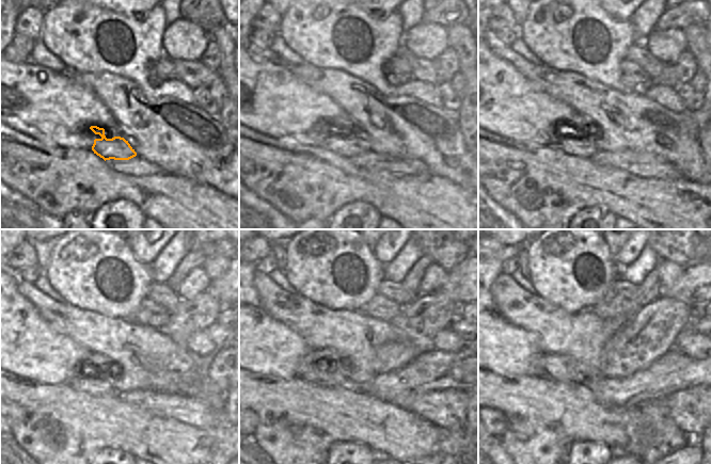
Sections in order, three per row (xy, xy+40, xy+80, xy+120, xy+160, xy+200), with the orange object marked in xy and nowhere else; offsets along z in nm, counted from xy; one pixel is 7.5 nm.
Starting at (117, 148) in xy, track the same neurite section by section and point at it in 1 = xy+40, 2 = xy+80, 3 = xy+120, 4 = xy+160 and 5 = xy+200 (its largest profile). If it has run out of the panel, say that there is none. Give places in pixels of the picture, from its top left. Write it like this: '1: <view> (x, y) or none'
1: xy+40 (333, 139)
2: xy+80 (569, 132)
3: xy+120 (90, 377)
4: xy+160 (325, 368)
5: xy+200 (556, 367)

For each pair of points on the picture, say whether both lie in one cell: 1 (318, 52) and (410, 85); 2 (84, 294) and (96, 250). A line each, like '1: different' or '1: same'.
1: same
2: same

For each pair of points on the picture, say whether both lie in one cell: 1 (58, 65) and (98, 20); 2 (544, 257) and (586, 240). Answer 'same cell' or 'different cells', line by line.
1: different cells
2: same cell

